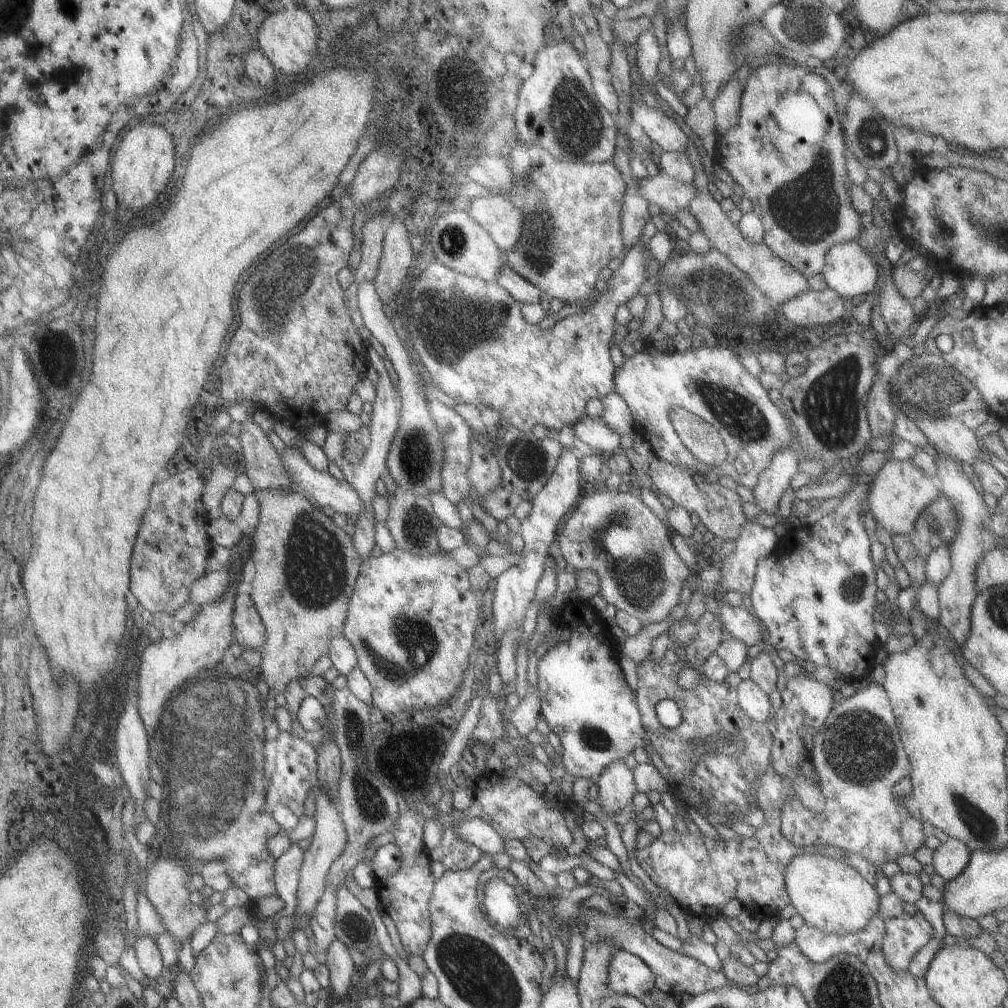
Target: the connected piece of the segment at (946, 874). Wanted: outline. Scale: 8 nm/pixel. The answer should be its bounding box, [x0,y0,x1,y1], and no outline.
[930,838,970,882]

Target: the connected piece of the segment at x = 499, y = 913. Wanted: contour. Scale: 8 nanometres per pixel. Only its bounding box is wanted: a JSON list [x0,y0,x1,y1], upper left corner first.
[482,878,523,927]

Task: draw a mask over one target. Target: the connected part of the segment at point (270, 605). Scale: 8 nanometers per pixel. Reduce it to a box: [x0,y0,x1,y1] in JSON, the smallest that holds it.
[248,489,363,693]

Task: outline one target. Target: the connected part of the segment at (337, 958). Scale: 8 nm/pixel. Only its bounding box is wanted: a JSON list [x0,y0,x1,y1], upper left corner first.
[325,939,353,1000]

